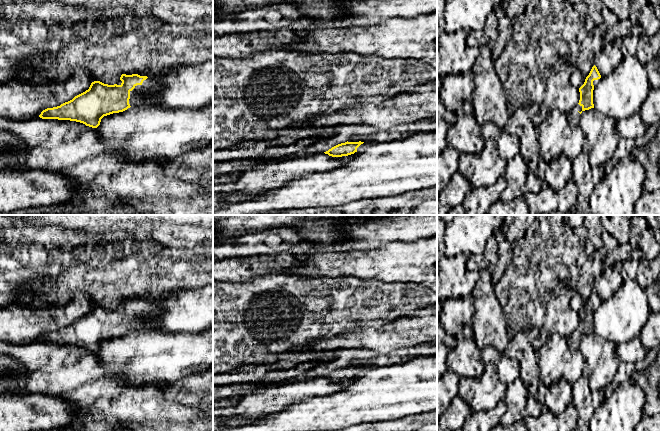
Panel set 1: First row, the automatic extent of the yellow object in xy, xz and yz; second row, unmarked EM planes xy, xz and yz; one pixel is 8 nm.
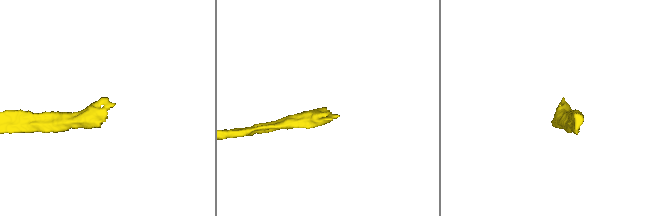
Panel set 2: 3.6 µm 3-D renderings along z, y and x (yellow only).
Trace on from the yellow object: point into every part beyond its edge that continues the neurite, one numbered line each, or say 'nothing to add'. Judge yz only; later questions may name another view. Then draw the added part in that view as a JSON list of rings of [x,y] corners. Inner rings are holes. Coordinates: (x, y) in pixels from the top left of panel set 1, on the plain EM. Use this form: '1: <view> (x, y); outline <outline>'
1: yz (573, 339); outline [[[577,328],[572,334],[570,334],[568,337],[566,337],[566,340],[569,343],[569,347],[572,350],[579,349],[580,341],[581,341],[580,336],[581,335],[582,335],[582,330]]]

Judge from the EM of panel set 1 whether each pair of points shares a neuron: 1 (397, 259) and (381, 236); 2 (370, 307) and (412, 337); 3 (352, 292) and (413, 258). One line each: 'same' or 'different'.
1: different
2: different
3: different

